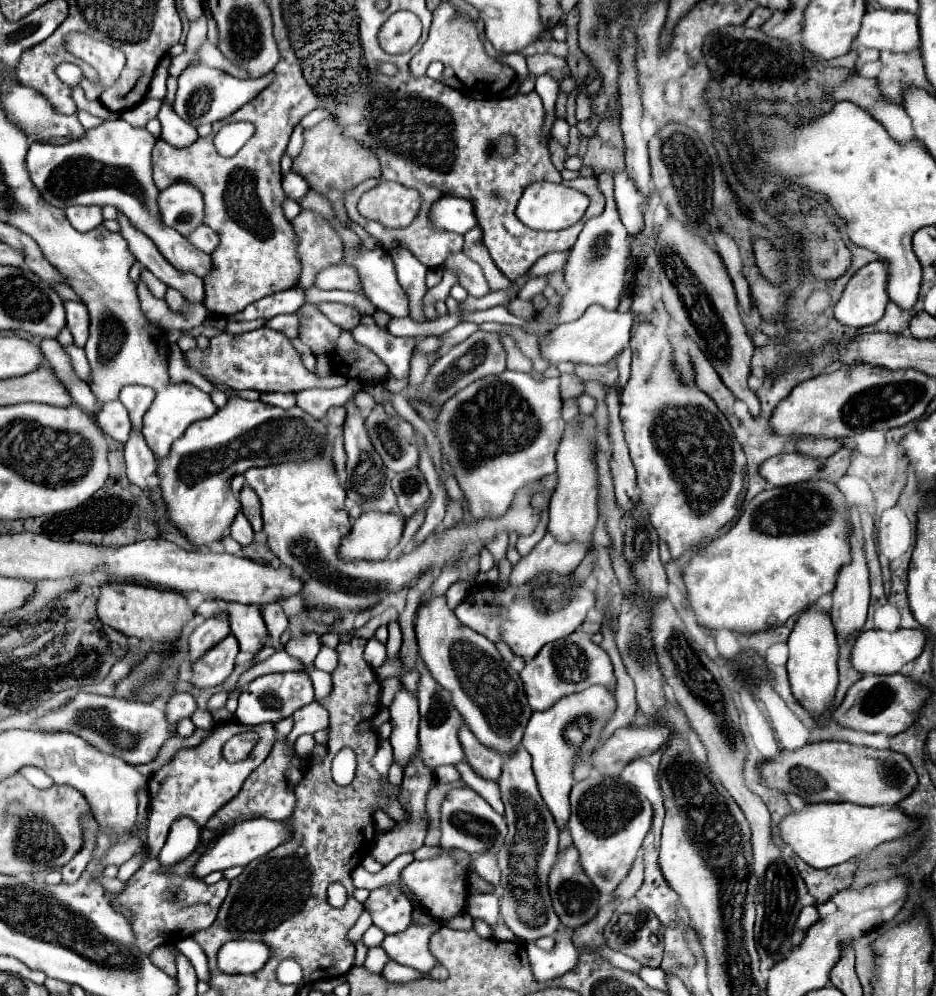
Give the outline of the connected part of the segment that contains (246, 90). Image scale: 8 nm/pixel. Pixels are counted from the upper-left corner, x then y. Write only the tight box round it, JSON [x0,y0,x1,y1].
[177,62,275,126]

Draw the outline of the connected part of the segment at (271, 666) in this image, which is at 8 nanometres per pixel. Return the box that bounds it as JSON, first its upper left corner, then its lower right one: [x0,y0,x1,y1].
[237,650,307,688]

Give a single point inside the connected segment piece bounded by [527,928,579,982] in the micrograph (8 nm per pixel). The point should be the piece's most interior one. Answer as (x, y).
(546, 965)

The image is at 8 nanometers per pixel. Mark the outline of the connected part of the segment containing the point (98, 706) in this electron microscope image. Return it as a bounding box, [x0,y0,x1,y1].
[39,694,171,764]

